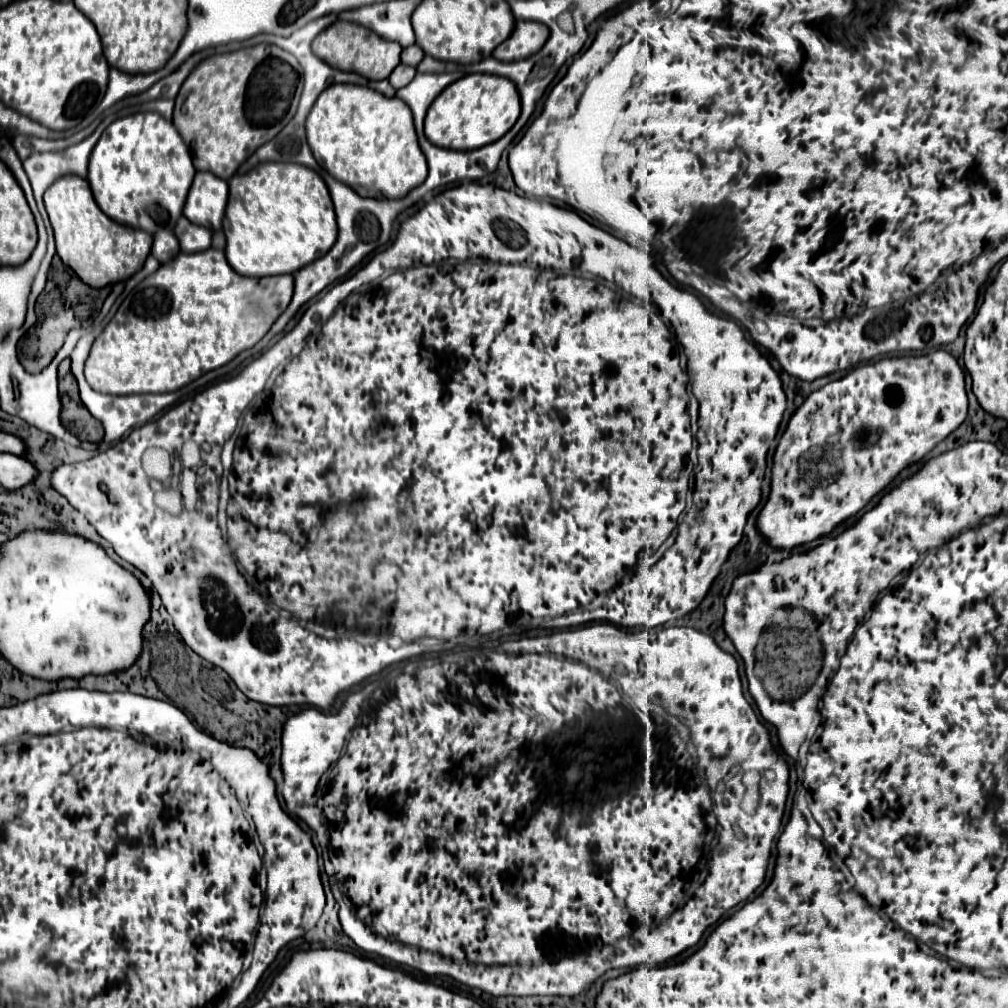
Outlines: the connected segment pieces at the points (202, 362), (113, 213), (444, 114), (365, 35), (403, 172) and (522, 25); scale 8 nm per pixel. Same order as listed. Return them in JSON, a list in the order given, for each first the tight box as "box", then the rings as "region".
[{"box":[85,248,291,394],"region":[[[209,248],[195,254],[181,252],[171,262],[161,264],[157,272],[147,276],[123,300],[117,314],[91,346],[89,358],[85,362],[85,378],[89,386],[101,394],[175,392],[205,372],[225,366],[239,352],[253,348],[289,306],[291,296],[291,274],[247,278],[231,270],[223,250]]]},{"box":[87,112,193,234],"region":[[[139,112],[115,120],[101,134],[89,158],[87,180],[95,202],[111,220],[155,234],[175,228],[193,176],[191,152],[179,138],[173,122],[157,112]]]},{"box":[425,74,521,150],"region":[[[467,74],[449,84],[429,106],[425,116],[425,136],[441,148],[475,150],[499,140],[521,114],[521,98],[509,78],[493,74]]]},{"box":[313,22,401,80],"region":[[[335,22],[329,28],[325,28],[315,40],[313,40],[313,52],[325,60],[329,66],[337,70],[357,72],[369,80],[385,80],[395,70],[395,66],[401,62],[401,46],[397,42],[385,40],[377,36],[375,32],[367,30],[361,24],[353,22]]]},{"box":[307,84,427,198],"region":[[[331,84],[321,92],[307,116],[307,142],[313,156],[339,182],[351,186],[359,196],[367,198],[403,198],[427,178],[427,158],[419,150],[411,108],[399,98],[387,98],[367,86]]]},{"box":[493,20,549,62],"region":[[[519,20],[515,24],[515,30],[507,42],[499,44],[499,48],[493,50],[493,56],[503,62],[511,60],[523,60],[541,50],[541,46],[549,38],[549,28],[541,22],[529,22],[529,20]]]}]

